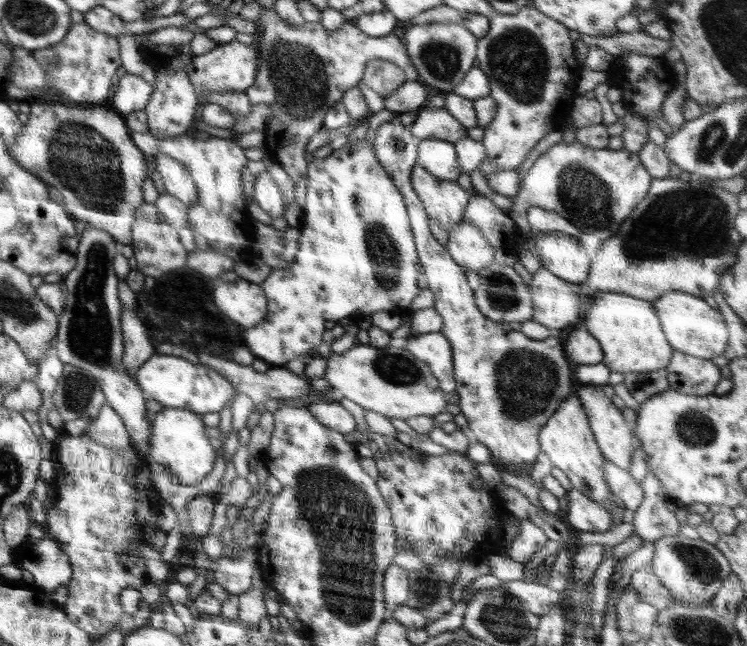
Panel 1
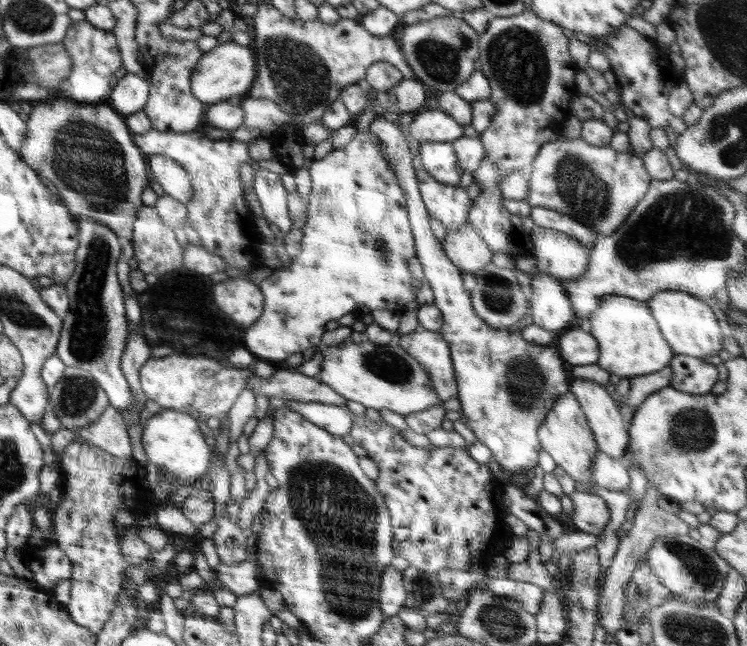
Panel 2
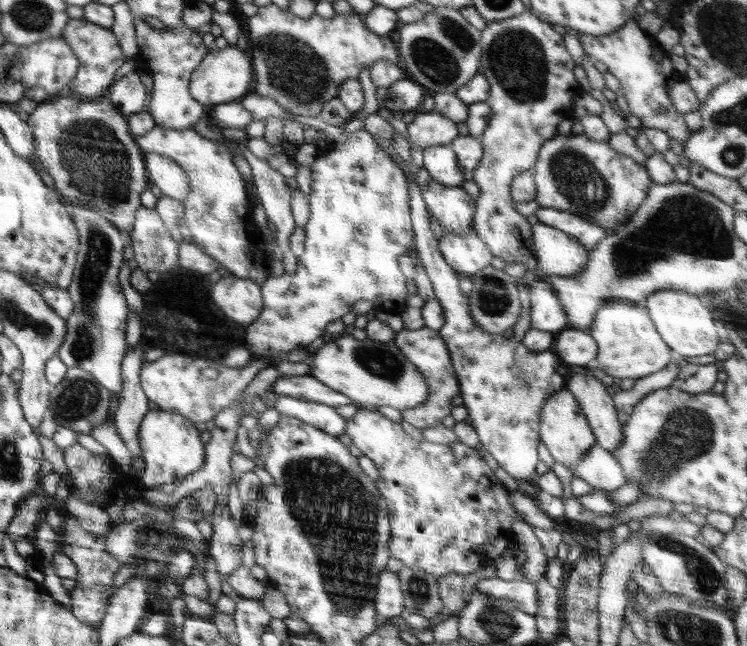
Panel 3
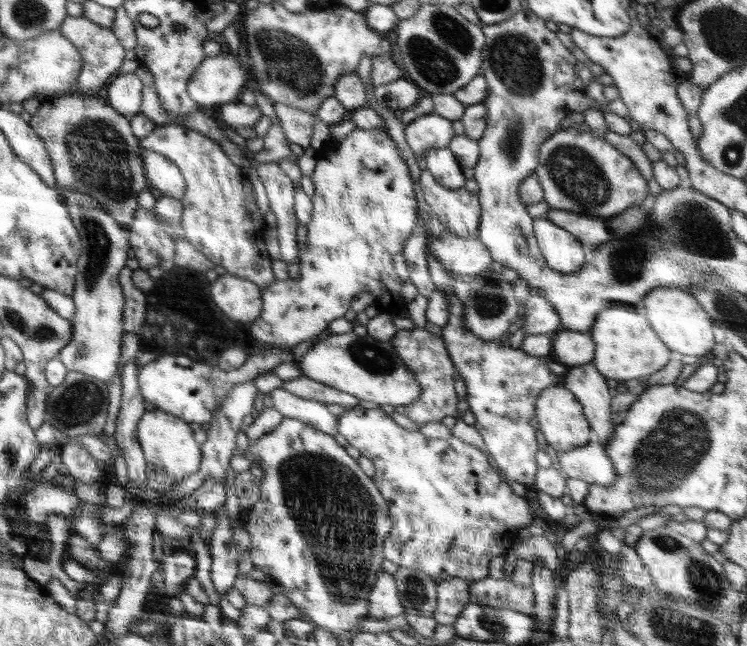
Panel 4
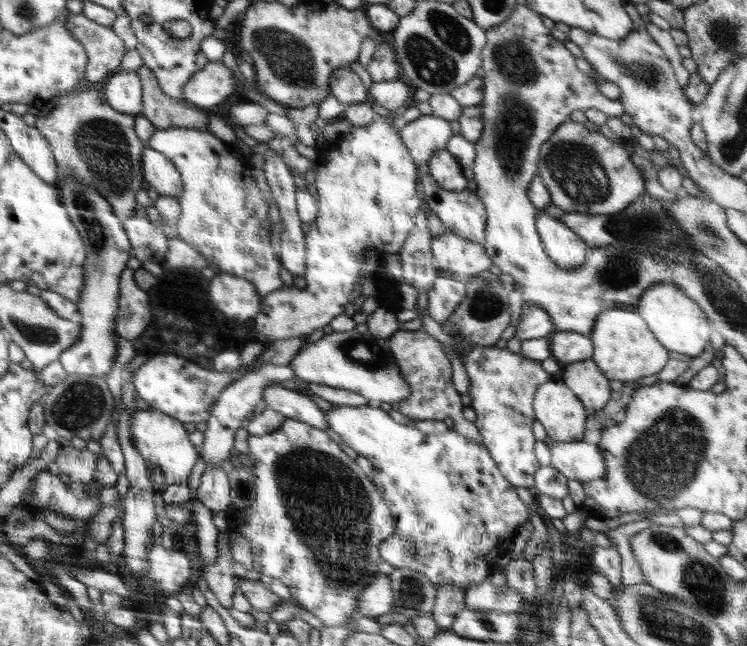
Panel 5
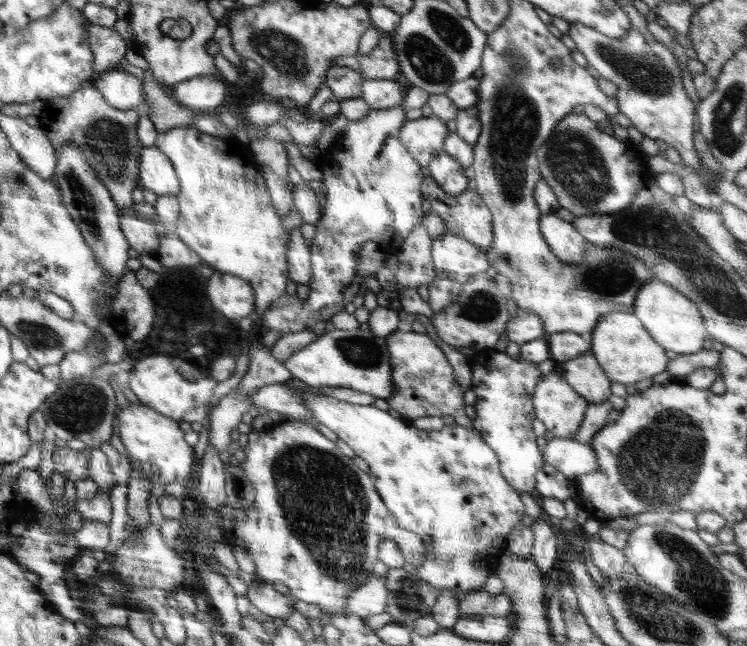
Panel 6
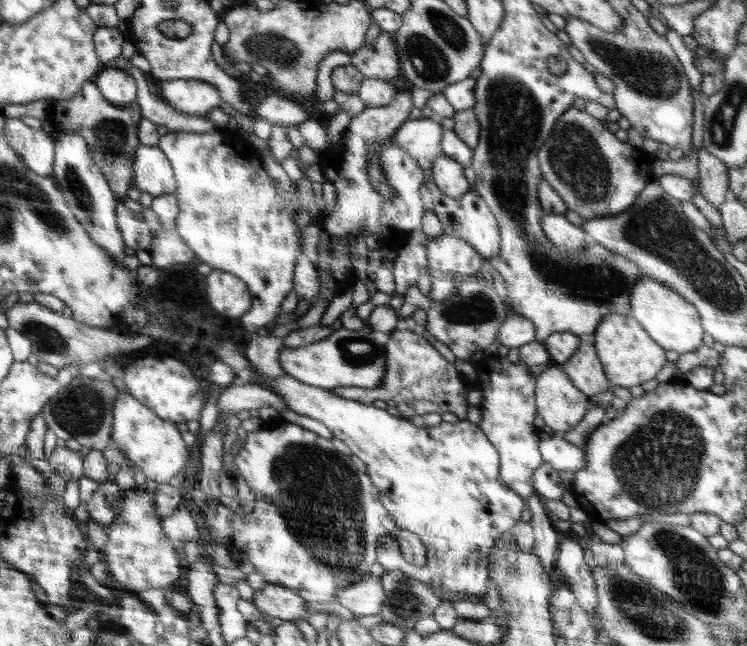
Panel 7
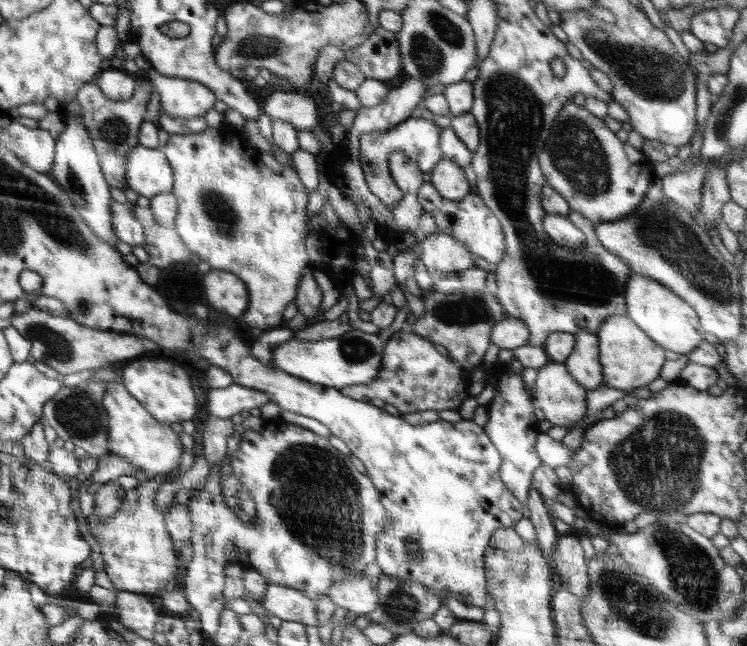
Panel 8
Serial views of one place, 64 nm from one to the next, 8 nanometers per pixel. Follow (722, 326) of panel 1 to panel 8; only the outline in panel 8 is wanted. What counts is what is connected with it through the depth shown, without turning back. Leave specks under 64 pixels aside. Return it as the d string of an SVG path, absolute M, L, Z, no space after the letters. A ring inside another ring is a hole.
M631 271L624 293L627 315L654 341L666 350L691 353L705 340L697 312L661 282Z

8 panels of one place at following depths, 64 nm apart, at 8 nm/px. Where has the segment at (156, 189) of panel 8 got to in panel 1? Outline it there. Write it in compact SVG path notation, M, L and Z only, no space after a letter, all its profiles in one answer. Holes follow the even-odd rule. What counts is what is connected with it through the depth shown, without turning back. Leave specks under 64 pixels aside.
M164 154L151 157L151 163L160 173L166 193L183 202L187 207L191 207L197 201L196 185L184 164Z

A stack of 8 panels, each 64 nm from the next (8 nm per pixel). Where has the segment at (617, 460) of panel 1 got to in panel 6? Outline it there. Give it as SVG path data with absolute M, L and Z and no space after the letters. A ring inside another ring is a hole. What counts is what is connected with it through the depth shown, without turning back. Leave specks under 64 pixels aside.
M591 350L562 364L564 380L589 404L606 402L611 380L605 375Z

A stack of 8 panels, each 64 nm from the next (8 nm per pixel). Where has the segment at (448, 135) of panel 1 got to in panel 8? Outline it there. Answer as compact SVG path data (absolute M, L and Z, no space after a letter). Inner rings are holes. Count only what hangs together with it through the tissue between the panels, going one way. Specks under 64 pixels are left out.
M410 118L384 133L369 133L361 137L360 157L370 192L384 204L394 204L400 196L392 196L392 180L388 176L388 158L392 152L404 152L404 155L416 162L420 170L430 172L444 158L439 148L440 130L435 122L424 118Z

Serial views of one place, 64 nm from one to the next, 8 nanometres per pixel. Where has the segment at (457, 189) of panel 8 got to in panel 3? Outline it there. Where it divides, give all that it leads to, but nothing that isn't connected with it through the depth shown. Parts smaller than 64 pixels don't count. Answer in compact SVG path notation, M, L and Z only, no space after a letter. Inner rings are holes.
M450 145L432 146L424 150L424 169L440 184L460 187L464 182L463 169L458 165Z

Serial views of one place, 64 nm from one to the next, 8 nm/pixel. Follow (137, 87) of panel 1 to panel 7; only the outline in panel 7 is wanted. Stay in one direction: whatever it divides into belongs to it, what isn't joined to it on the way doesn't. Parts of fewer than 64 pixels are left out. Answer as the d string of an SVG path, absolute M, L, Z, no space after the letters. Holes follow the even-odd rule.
M106 68L94 84L99 86L103 96L114 105L128 105L138 100L136 81L122 69Z

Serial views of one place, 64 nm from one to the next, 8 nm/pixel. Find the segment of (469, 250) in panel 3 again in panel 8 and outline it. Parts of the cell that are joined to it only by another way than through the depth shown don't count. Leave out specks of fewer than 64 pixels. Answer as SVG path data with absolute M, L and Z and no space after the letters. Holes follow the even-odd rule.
M434 234L421 238L419 258L434 283L456 272L474 268L473 254L459 240L448 234Z

